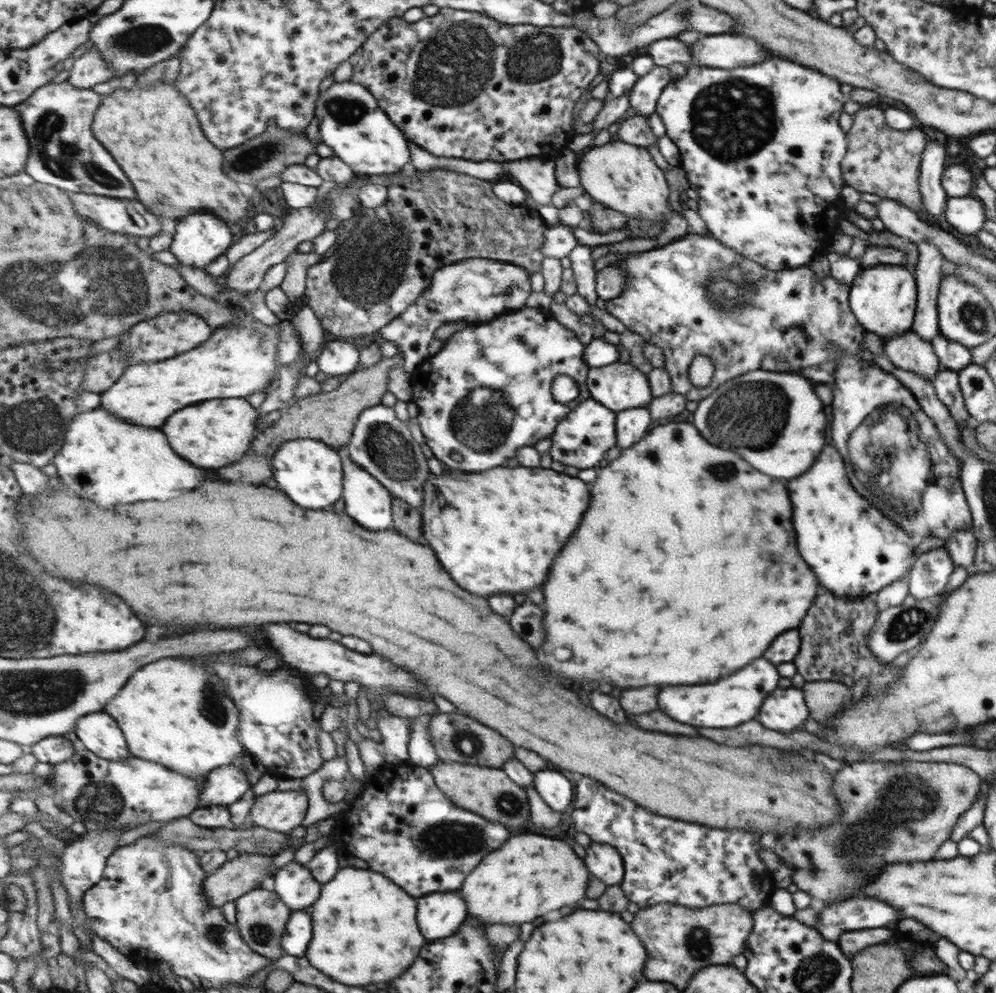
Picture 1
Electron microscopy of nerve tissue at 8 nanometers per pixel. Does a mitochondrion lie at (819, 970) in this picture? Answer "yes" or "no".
yes

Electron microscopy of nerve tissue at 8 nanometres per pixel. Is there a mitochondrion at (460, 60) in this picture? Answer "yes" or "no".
yes

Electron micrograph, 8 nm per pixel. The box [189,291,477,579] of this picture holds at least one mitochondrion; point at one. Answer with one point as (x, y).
(389, 449)

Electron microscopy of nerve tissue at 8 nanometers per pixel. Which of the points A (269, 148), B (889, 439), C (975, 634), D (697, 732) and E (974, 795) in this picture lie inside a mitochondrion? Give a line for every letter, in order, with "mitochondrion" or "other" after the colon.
A: mitochondrion
B: mitochondrion
C: other
D: other
E: other

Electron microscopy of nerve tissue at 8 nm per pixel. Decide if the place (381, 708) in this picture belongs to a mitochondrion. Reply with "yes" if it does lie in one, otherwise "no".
no

